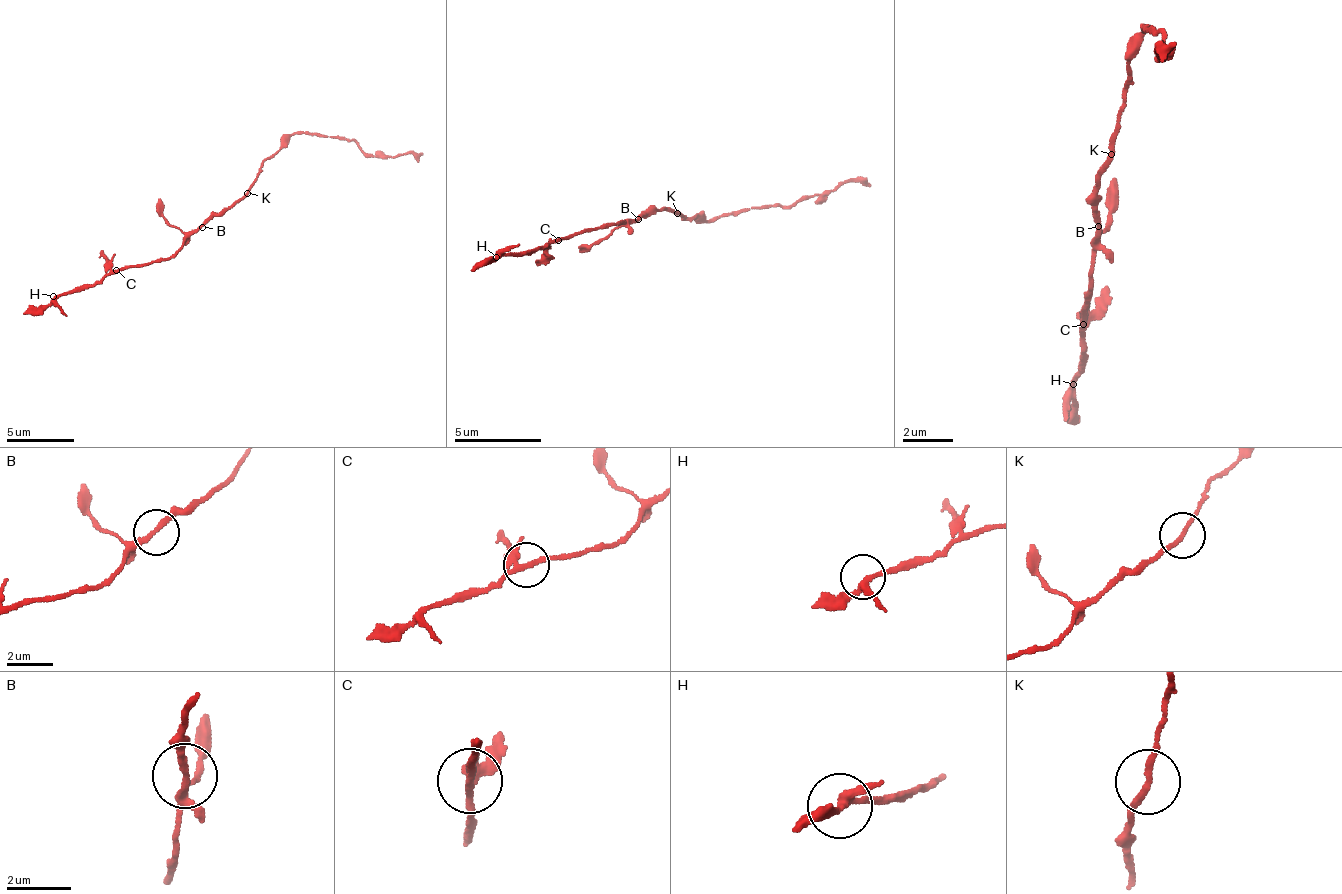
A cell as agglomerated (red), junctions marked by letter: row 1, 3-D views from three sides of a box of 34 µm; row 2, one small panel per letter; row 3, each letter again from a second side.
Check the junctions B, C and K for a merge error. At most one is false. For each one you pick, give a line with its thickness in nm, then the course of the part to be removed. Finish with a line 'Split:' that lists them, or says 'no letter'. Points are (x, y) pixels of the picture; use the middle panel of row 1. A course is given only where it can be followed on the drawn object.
C: calibre 190 nm; course (557, 241), (536, 251), (497, 253), (471, 272)
Split: C

